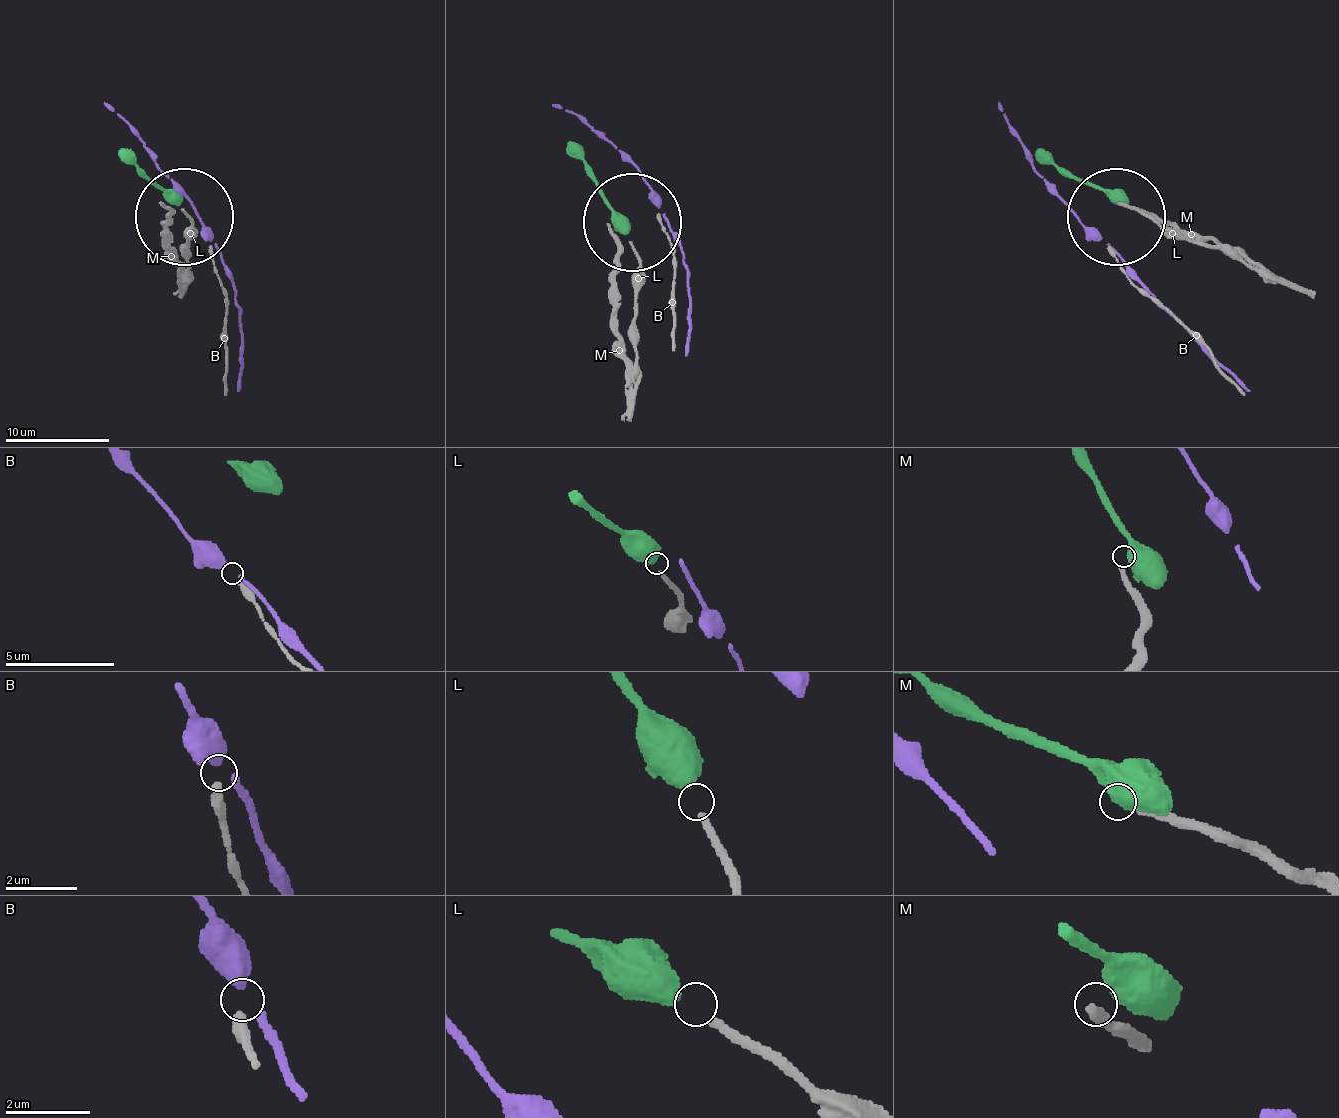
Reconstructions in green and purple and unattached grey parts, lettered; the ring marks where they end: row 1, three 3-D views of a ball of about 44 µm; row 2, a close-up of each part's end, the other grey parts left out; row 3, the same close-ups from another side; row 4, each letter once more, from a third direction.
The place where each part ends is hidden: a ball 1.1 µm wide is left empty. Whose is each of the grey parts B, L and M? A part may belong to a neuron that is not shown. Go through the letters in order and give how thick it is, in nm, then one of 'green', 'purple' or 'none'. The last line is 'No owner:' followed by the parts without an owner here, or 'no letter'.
B: calibre 340 nm; none
L: calibre 200 nm; green
M: calibre 260 nm; none
No owner: B, M

